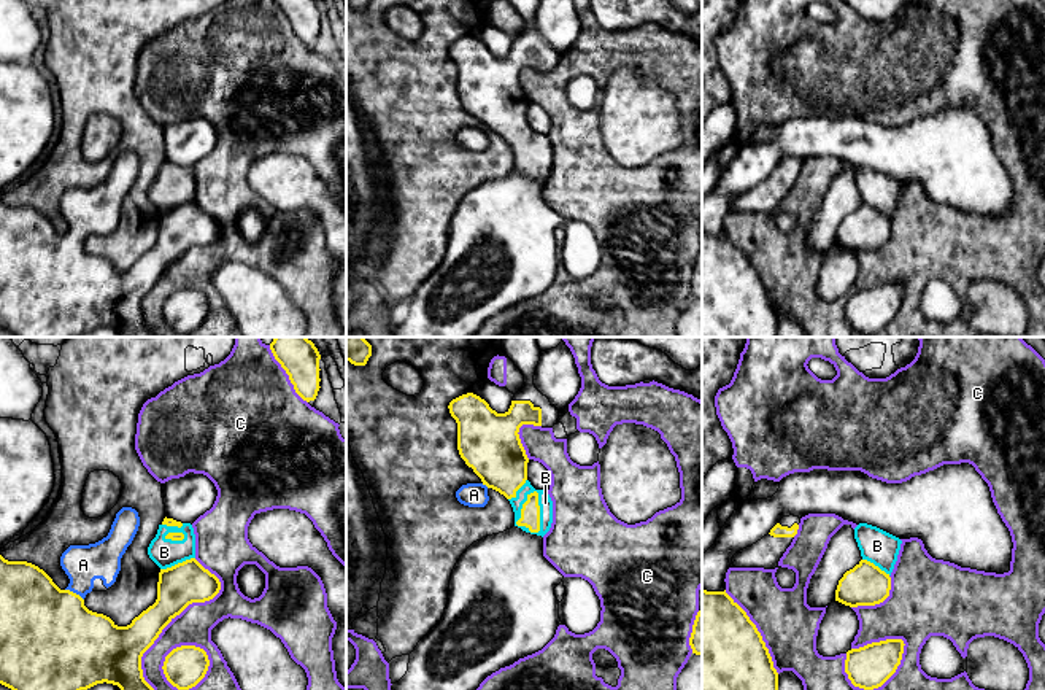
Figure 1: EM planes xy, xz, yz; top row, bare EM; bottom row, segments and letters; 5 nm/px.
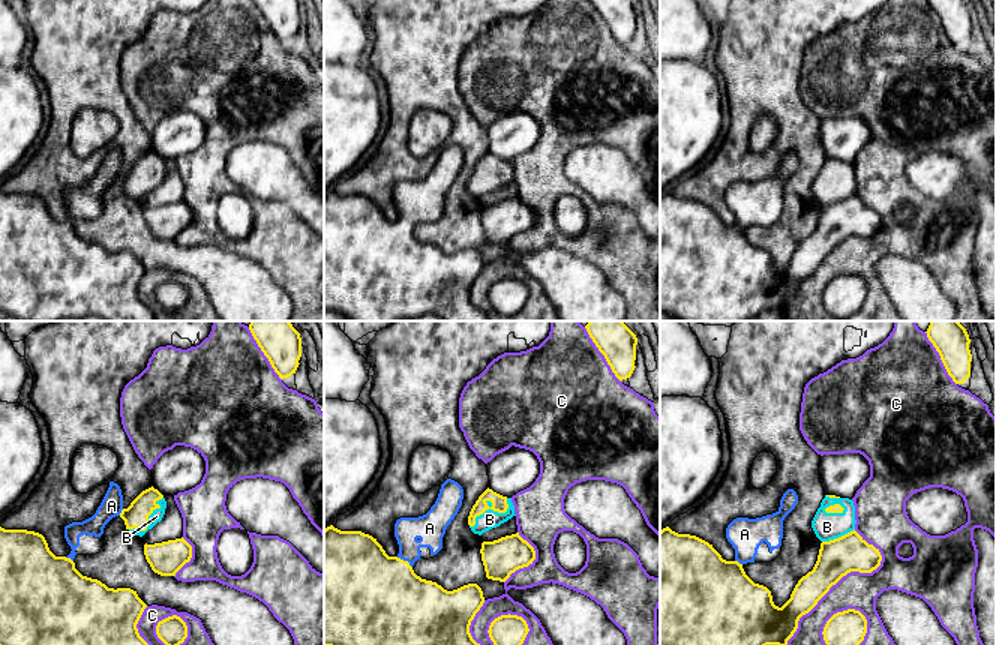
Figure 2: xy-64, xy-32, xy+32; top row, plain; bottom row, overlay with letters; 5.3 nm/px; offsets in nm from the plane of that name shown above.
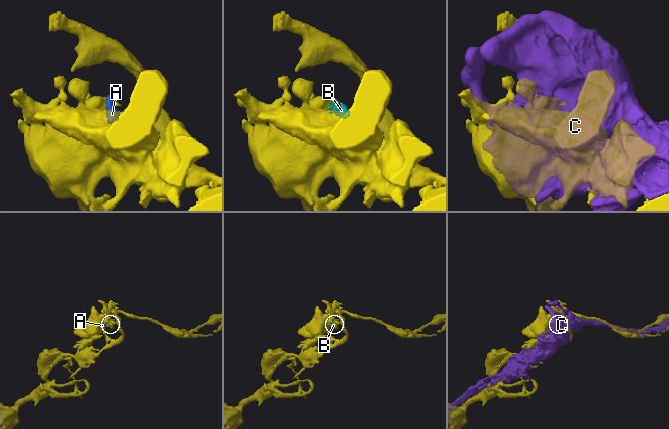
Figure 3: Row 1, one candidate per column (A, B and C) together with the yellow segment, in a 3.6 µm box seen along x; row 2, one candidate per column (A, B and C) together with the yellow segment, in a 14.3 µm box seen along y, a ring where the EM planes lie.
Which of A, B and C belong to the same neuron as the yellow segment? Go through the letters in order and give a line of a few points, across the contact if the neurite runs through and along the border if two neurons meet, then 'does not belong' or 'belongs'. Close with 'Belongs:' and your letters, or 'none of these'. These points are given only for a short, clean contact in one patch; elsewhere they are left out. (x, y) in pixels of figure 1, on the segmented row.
A: belongs
B: line xz (531, 511), (539, 514), (545, 503); belongs
C: does not belong
Belongs: A, B

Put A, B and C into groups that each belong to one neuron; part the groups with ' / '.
A B / C

